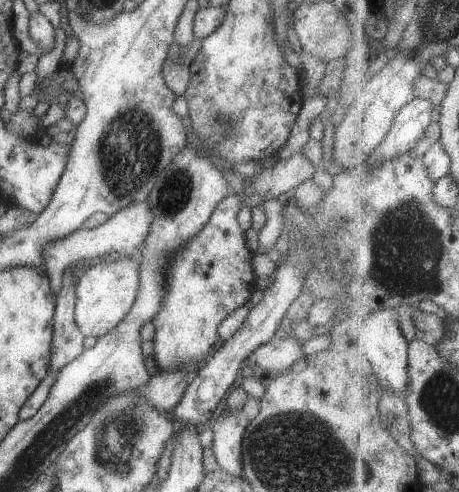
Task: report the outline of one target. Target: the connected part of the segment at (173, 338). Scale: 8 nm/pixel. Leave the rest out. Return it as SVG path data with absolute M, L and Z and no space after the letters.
M228 194L220 200L207 222L174 254L175 260L171 260L166 291L159 310L150 318L154 328L152 357L159 373L184 367L187 363L200 364L213 346L221 344L217 336L217 326L221 320L237 307L248 304L251 292L257 288L252 269L253 254L246 245L244 230L236 217L241 207L237 195Z

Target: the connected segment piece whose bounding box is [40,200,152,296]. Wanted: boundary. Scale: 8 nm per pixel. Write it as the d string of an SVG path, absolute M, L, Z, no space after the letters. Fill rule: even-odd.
M140 200L126 204L126 207L121 207L99 226L92 229L79 228L65 235L64 238L47 243L40 253L44 262L44 270L50 280L52 293L56 296L59 292L65 268L78 267L84 260L109 258L109 256L130 256L136 258L140 265L140 248L149 232L151 223L151 207L147 201Z

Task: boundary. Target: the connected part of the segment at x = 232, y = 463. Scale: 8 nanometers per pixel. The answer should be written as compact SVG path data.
M227 409L208 425L213 433L212 445L217 464L233 476L242 476L241 443L248 420L241 409Z

